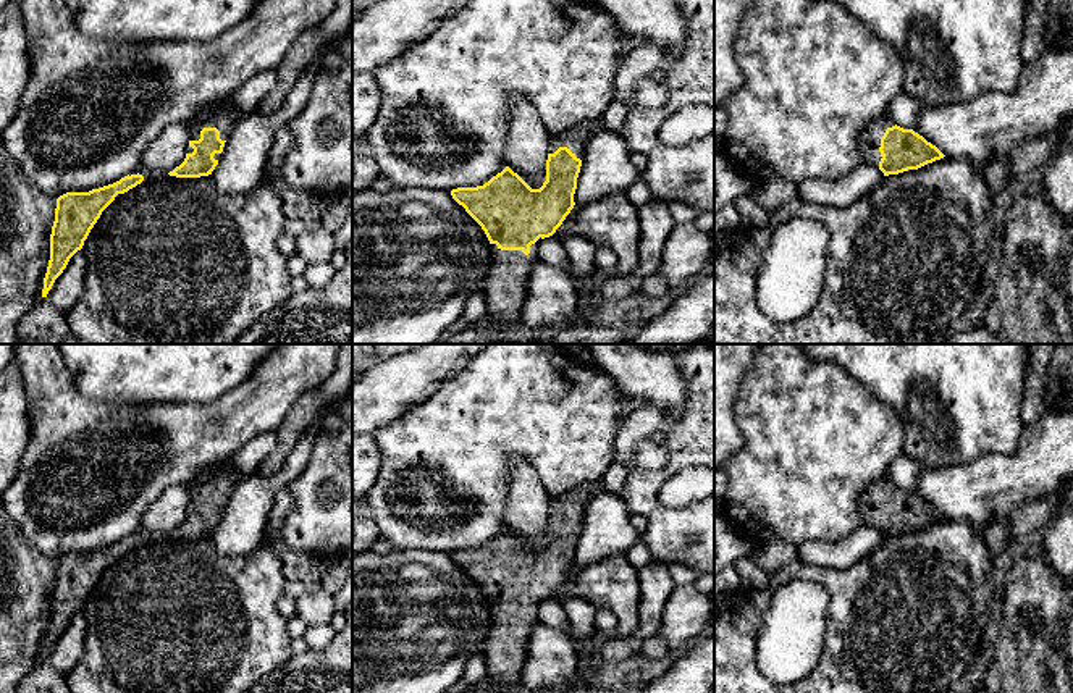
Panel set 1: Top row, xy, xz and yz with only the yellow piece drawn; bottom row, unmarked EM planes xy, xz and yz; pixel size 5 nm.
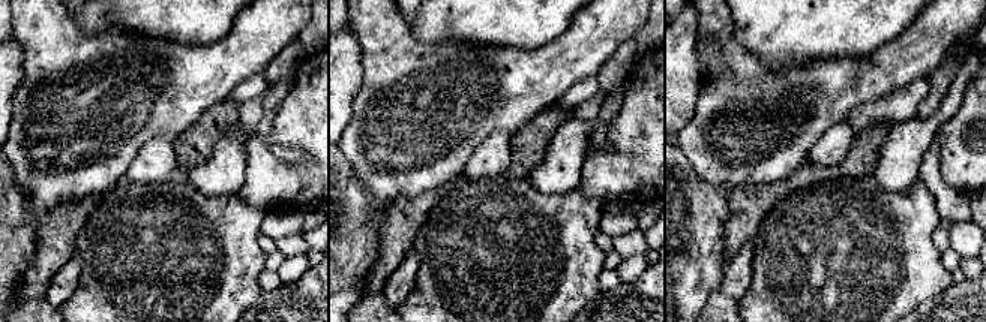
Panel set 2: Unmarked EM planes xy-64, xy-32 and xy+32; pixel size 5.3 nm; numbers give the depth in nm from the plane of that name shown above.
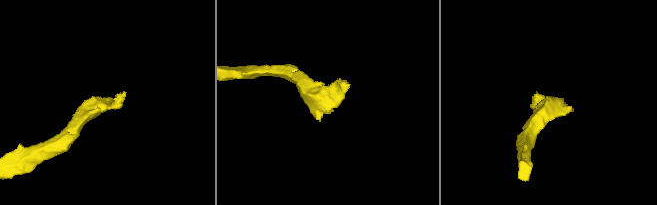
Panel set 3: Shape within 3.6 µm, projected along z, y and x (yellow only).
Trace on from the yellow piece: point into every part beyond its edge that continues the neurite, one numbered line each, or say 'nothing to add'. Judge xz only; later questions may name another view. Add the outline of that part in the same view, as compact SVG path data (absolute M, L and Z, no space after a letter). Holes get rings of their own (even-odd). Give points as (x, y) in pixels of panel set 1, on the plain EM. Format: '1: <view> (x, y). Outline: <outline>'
1: xz (576, 501). Outline: M587 483L582 485L569 493L562 493L559 496L553 496L548 515L554 515L559 509L567 509L577 520L583 520L583 510L588 504L590 493L600 485L596 483Z
2: xz (506, 646). Outline: M541 599L530 607L528 617L522 612L501 612L491 606L491 628L483 645L485 685L504 690L520 683L530 635L538 624L540 603Z

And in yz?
1: yz (870, 503). Outline: M889 477L877 478L873 481L860 498L860 514L861 523L879 530L879 523L882 520L879 509L881 499L884 498L887 489L895 488Z

